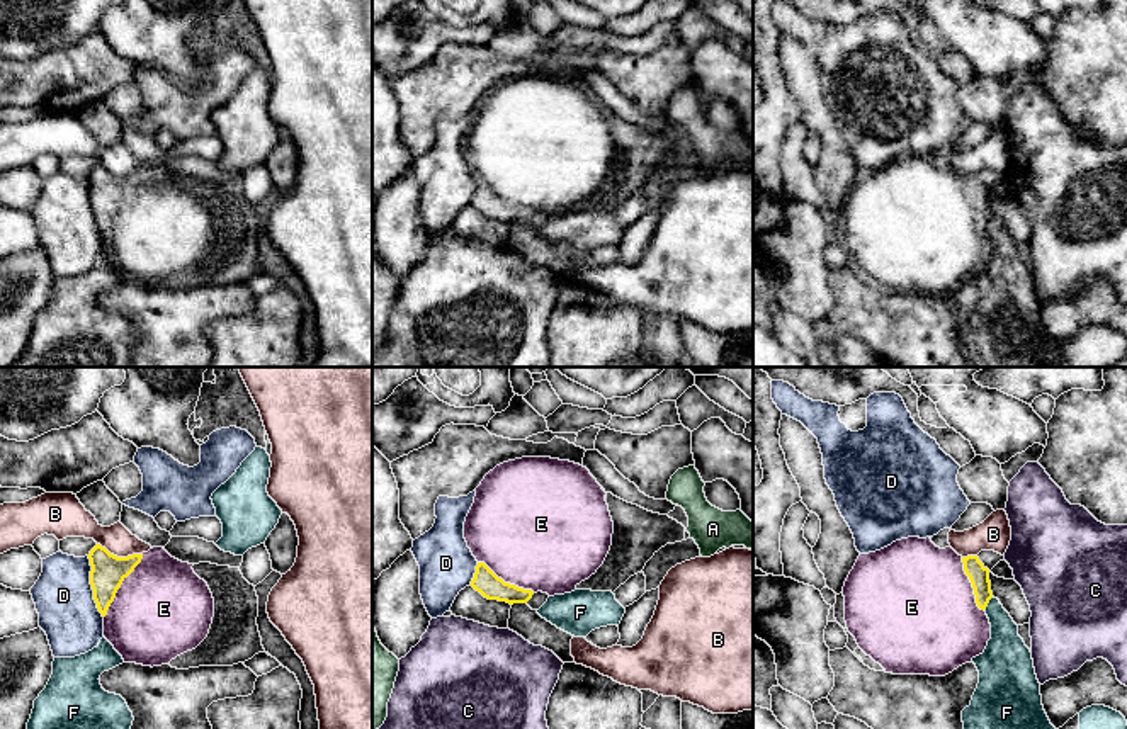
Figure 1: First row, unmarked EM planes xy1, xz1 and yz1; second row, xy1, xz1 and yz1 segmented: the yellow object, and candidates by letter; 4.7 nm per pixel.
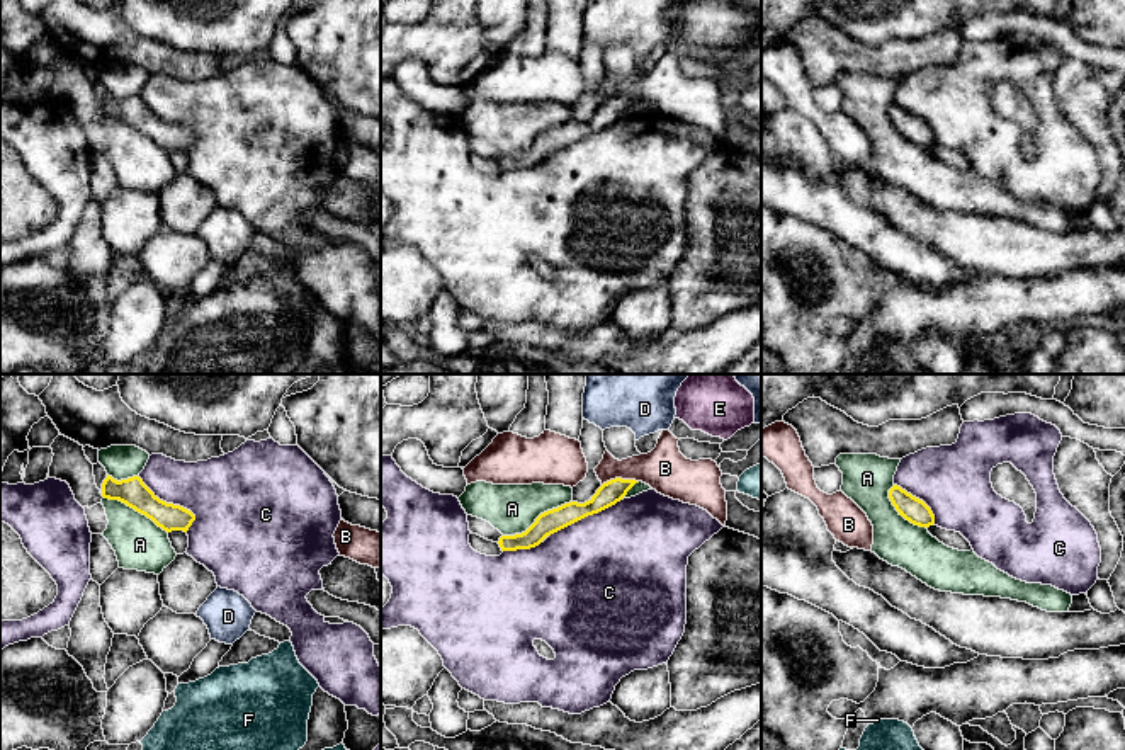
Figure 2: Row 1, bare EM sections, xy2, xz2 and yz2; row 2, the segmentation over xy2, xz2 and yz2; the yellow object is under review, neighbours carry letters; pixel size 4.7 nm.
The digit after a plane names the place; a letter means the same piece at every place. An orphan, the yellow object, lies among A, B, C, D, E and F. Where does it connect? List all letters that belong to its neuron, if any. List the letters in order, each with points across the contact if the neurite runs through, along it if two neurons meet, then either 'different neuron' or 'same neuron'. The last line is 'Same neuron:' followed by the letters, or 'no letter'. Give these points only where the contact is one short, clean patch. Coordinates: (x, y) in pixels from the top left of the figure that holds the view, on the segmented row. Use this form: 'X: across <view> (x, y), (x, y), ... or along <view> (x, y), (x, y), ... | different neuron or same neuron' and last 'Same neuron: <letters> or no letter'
A: different neuron
B: along xy1 (97, 542), (118, 556), (141, 554) | different neuron
C: different neuron
D: along xy1 (87, 556), (92, 599), (102, 617) | different neuron
E: across xy1 (107, 573), (119, 587), (153, 599), (164, 609) | same neuron
F: along yz1 (993, 597), (985, 610) | different neuron
Same neuron: E

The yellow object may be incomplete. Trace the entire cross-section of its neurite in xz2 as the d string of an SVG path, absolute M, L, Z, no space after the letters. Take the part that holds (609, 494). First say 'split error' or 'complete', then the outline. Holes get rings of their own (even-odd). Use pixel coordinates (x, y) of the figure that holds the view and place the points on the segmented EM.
complete; M615 478L603 483L596 493L585 503L569 502L557 509L540 514L535 522L522 534L501 536L498 544L501 551L530 549L539 546L547 536L588 517L598 514L617 502L639 481Z

